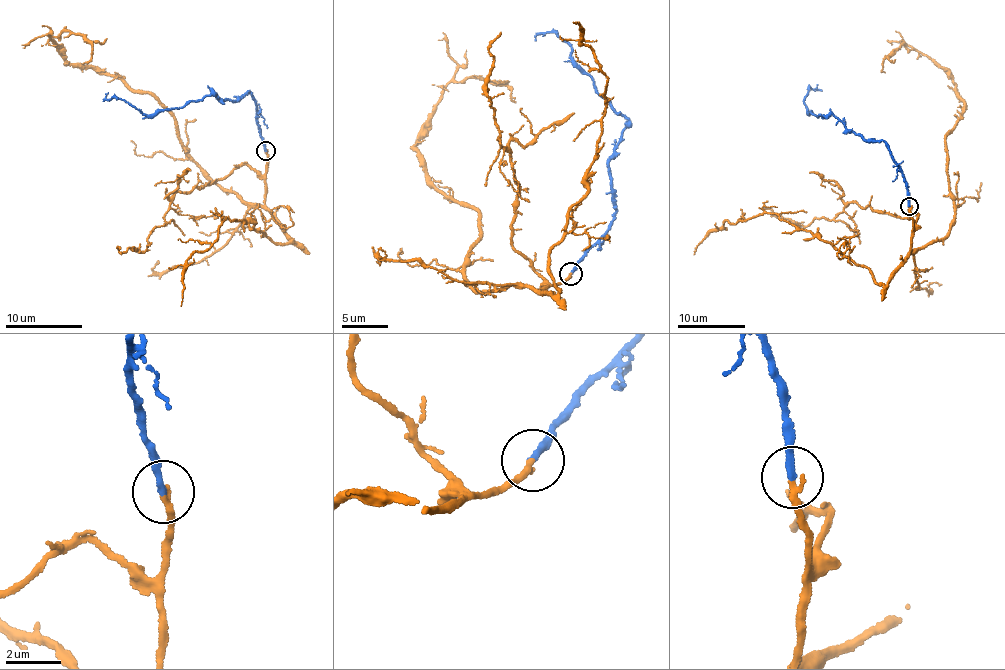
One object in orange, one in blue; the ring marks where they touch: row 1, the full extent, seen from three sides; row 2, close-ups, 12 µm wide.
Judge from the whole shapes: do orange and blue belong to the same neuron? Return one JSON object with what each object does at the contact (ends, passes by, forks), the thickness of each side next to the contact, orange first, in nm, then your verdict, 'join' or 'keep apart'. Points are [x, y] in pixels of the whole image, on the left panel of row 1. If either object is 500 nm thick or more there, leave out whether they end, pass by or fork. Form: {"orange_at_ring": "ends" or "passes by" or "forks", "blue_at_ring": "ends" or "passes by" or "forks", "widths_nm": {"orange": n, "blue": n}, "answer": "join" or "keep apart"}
{"orange_at_ring": "ends", "blue_at_ring": "ends", "widths_nm": {"orange": 240, "blue": 240}, "answer": "join"}

